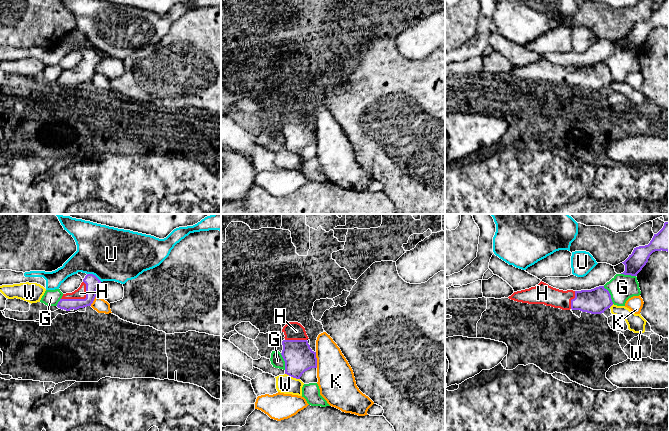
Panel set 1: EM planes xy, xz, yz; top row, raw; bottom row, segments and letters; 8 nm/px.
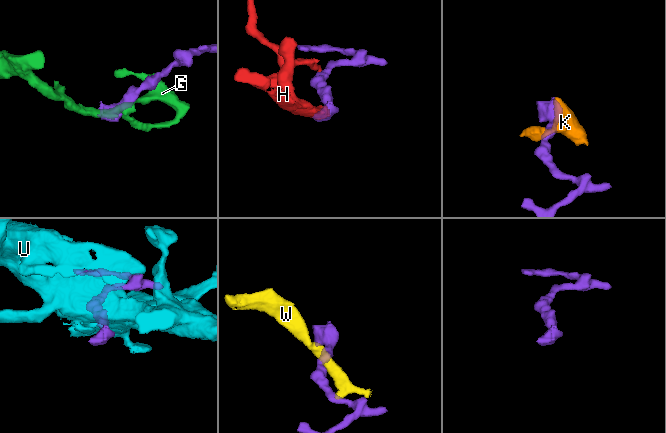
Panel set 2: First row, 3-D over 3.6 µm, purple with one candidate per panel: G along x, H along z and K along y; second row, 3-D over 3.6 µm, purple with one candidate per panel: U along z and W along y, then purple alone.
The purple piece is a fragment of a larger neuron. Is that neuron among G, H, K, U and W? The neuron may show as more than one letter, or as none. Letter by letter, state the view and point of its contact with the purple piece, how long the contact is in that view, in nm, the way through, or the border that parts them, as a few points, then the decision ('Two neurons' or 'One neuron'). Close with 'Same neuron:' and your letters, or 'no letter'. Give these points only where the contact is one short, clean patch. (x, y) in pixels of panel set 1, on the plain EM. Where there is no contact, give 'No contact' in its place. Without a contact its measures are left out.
G: Touches purple at yz (610, 71). Shared border 170 nm. Two neurons
H: Touches purple at xy (79, 75). Shared border 240 nm. Path across: xy (92, 58), (85, 73), (79, 75), (80, 69). One neuron
K: Touches purple at xz (316, 136). Shared border 130 nm. Two neurons
U: Touches purple at xy (94, 51). Shared border 140 nm. Two neurons
W: Touches purple at xz (292, 152). Shared border 130 nm. Boundary: xz (285, 149), (299, 155). Two neurons
Same neuron: H

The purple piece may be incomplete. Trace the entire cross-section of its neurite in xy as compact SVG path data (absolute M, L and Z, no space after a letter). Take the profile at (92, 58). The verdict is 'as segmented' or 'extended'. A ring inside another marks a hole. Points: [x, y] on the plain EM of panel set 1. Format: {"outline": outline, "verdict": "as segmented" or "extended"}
{"outline": "M87 50L77 66L72 69L63 70L57 83L62 86L70 87L71 85L77 86L91 82L100 59L101 57L95 51Z", "verdict": "extended"}

